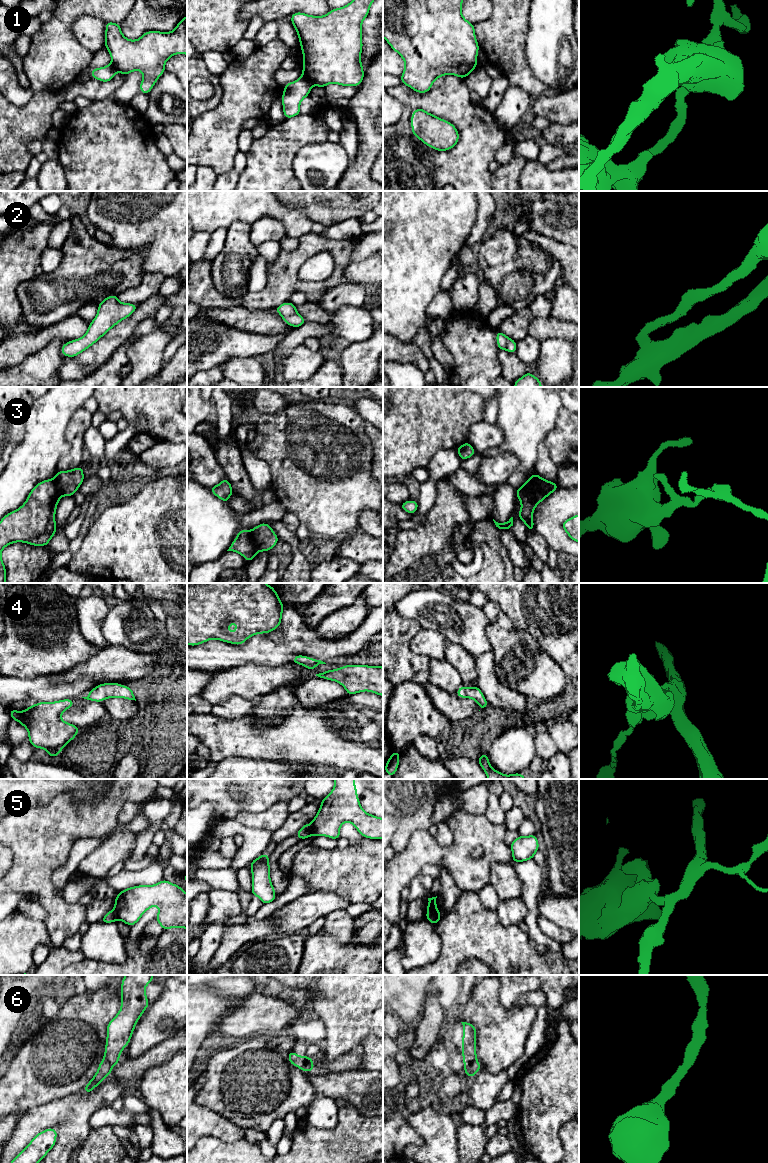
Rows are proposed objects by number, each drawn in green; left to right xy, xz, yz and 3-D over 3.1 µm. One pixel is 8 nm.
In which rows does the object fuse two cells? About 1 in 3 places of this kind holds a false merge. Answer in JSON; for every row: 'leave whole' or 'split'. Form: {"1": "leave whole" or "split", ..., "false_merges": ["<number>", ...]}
{"1": "split", "2": "leave whole", "3": "split", "4": "leave whole", "5": "split", "6": "leave whole", "false_merges": ["1", "3", "5"]}

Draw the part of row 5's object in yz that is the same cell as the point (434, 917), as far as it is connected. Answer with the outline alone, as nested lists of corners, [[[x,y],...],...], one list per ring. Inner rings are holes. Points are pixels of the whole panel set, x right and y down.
[[[440,911],[429,912],[426,915],[426,919],[429,920],[433,925],[436,925],[441,919]]]

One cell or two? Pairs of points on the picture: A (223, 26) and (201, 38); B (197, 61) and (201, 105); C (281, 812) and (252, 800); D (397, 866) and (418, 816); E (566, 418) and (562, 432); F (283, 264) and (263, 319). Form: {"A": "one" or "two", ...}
{"A": "one", "B": "one", "C": "two", "D": "two", "E": "one", "F": "two"}

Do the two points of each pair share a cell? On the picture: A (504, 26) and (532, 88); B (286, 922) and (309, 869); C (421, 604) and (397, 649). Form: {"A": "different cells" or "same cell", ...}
{"A": "same cell", "B": "different cells", "C": "different cells"}

